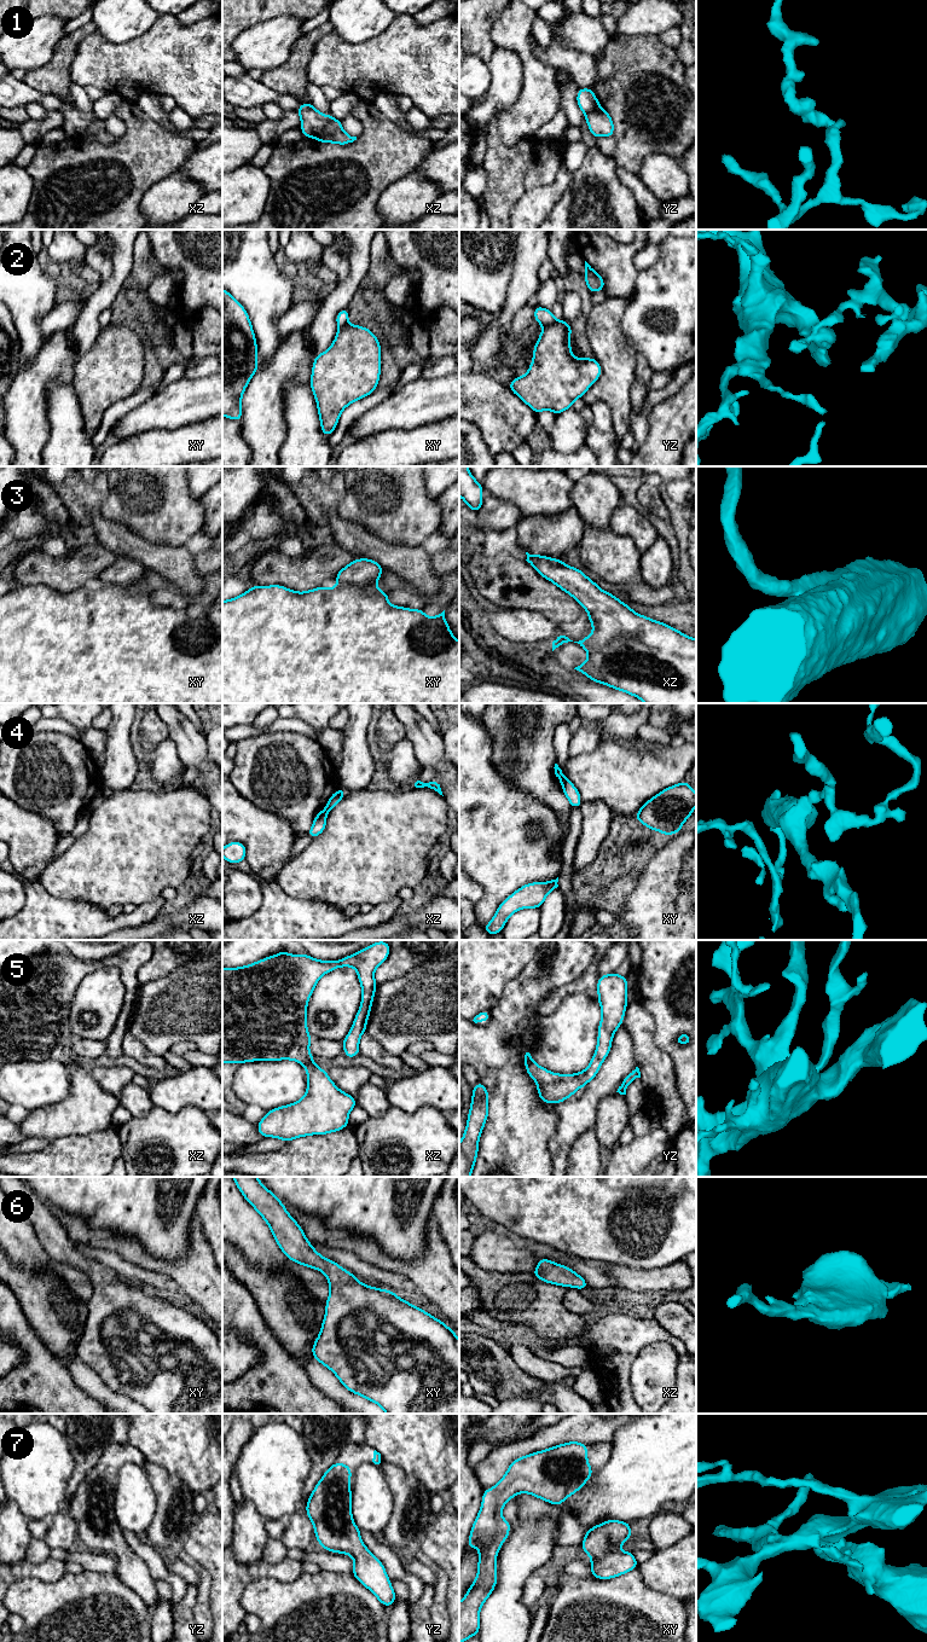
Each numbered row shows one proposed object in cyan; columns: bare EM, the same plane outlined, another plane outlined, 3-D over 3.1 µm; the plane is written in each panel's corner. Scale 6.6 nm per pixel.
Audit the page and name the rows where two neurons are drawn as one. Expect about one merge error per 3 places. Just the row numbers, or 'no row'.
1, 2, 4

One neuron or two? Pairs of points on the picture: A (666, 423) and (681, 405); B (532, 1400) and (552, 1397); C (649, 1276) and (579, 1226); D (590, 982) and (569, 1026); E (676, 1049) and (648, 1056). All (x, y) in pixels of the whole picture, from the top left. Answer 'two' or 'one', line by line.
A: one
B: one
C: two
D: two
E: two

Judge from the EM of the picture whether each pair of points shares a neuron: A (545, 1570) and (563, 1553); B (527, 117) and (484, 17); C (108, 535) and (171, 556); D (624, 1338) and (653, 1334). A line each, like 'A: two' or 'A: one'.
A: one
B: two
C: one
D: one

